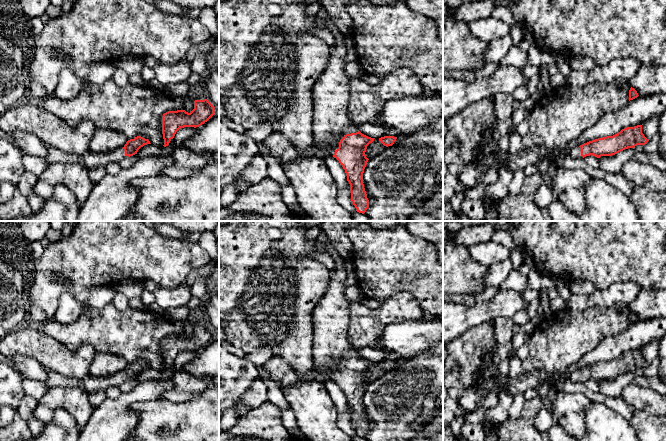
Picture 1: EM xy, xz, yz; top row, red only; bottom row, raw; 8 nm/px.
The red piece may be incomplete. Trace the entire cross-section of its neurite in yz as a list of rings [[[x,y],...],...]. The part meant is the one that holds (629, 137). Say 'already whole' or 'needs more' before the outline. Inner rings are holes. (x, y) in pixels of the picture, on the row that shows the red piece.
needs more; [[[642,125],[627,127],[613,136],[598,138],[571,150],[571,156],[576,158],[593,155],[597,158],[601,156],[612,156],[625,149],[634,148],[637,145],[645,145],[647,139],[642,133]]]

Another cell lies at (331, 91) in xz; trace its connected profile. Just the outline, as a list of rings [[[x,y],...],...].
[[[345,39],[335,40],[327,66],[313,86],[313,140],[318,149],[316,156],[323,161],[332,156],[329,149],[352,125],[347,115],[350,78],[345,73]]]

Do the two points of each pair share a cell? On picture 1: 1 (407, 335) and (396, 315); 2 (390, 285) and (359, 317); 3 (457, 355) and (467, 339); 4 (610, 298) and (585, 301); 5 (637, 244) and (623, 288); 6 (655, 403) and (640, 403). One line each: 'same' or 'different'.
1: different
2: different
3: same
4: same
5: different
6: same

